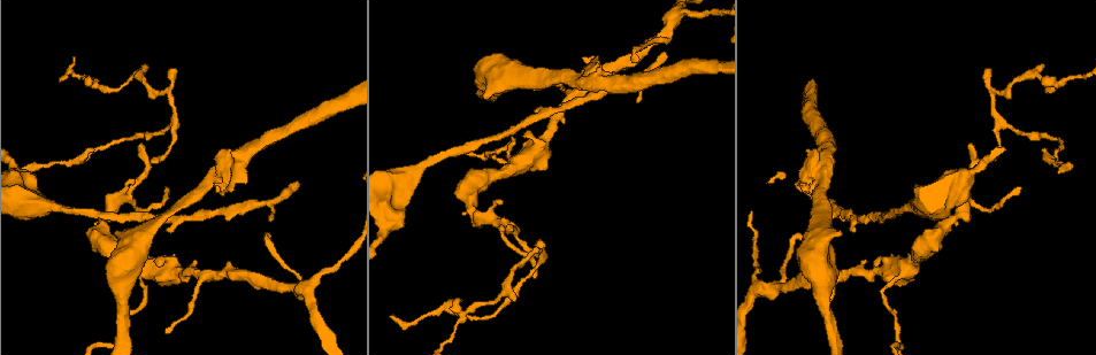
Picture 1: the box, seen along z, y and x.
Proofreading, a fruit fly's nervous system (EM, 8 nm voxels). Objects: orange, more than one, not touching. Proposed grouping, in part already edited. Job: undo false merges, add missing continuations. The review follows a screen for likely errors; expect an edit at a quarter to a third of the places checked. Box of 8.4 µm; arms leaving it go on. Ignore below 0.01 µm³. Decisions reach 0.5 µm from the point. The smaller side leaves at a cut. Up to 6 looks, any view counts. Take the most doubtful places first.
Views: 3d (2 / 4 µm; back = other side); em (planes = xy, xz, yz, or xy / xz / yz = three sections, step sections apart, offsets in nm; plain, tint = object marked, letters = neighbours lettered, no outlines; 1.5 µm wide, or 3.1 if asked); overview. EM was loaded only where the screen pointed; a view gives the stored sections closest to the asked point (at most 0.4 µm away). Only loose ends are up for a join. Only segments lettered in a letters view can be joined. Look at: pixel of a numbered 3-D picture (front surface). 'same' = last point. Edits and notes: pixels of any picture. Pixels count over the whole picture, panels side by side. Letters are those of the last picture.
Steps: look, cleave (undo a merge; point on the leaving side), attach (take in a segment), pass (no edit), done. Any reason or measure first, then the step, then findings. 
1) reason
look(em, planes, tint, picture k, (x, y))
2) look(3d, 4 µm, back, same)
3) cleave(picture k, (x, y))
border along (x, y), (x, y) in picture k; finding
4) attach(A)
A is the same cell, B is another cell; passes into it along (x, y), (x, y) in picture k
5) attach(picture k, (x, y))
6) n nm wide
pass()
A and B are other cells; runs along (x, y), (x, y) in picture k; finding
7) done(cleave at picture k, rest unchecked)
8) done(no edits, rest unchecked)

an open end
look(em, planes, letters, picture 1, (665, 53))

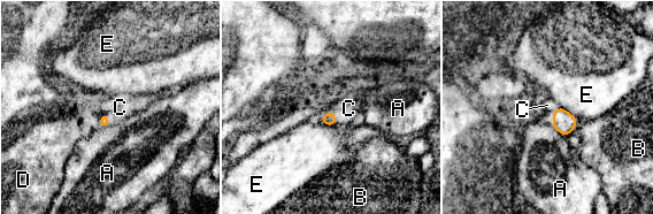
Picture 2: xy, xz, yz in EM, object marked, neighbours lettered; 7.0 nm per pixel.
attach(C)
C is the same cell, A, B, D and E are other cells; passes into it along (329, 119), (332, 113), (348, 108) in picture 2; it goes on there

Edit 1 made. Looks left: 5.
a fork
look(em, planes, tint, picture 1, (492, 219))

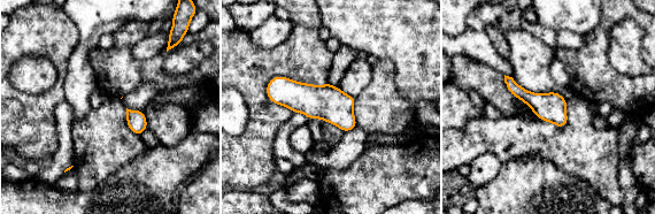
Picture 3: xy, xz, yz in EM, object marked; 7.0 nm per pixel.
what lies round it
look(em, planes, letters, same)

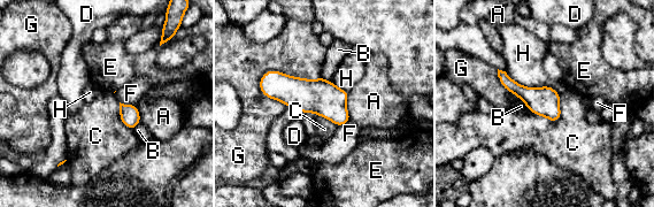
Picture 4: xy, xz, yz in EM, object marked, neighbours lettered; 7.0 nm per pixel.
200 nm wide
pass()
A, B, C, D, E, F, G and H are other cells; runs along (262, 81), (320, 96), (346, 119) in picture 4; one neuron here

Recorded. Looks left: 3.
sudden change in width
look(3d, 4 µm, picture 1, (180, 272))

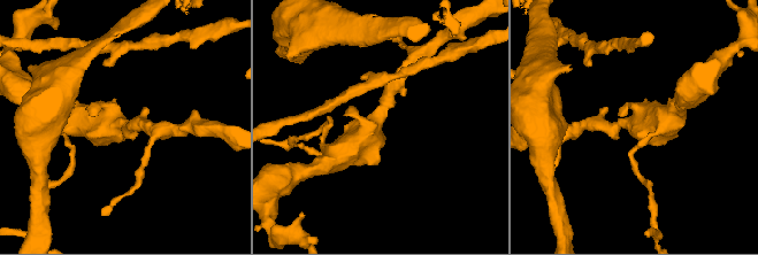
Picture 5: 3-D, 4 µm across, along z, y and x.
look(em, planes, plain, picture 5, (124, 124))

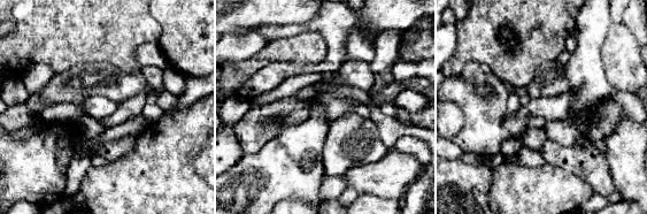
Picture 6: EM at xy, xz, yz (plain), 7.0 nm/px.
see the neighbours
look(em, planes, letters, same)

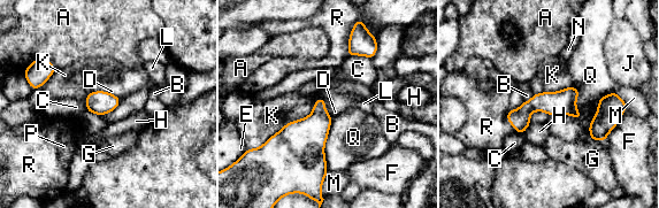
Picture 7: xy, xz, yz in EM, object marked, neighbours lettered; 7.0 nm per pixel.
pass()
A, B, C, D, E, F, G, H, J, K, L, M, N, P, Q and R are other cells; border along (549, 116), (533, 112), (529, 121) in picture 7; continuous, no second neuron

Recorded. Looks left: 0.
done(attach at picture 2, rest unchecked)

